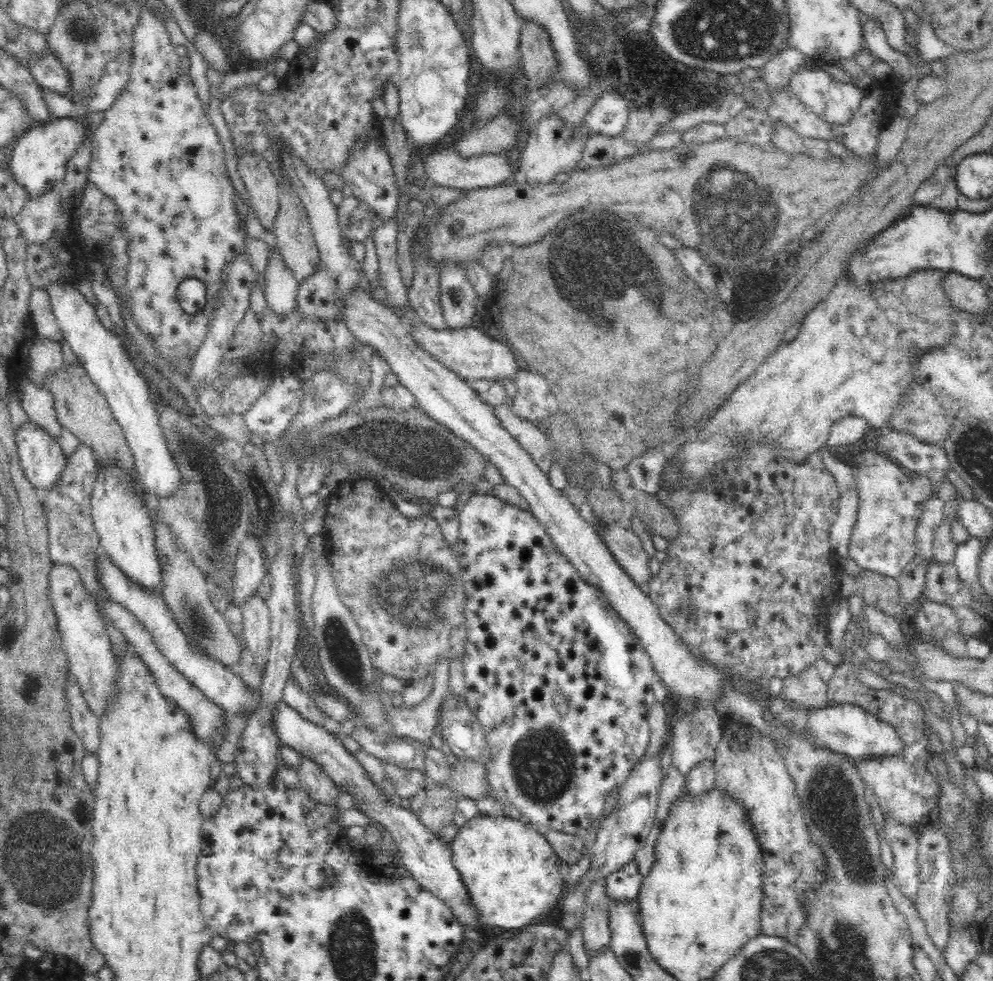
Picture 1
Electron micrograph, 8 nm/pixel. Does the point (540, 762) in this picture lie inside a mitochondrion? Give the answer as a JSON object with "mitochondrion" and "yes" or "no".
{"mitochondrion":"yes"}

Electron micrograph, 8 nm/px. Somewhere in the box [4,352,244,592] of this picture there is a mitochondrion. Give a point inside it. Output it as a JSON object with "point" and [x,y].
{"point":[221,517]}

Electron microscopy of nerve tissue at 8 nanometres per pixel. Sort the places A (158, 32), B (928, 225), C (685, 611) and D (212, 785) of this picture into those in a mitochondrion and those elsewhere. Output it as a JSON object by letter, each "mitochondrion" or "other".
{"A":"other","B":"other","C":"mitochondrion","D":"other"}

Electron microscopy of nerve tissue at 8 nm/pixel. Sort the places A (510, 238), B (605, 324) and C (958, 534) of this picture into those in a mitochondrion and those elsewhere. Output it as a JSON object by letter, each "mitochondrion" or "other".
{"A":"other","B":"mitochondrion","C":"other"}

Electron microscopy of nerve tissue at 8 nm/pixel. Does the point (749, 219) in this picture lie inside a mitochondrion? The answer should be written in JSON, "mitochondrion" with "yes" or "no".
{"mitochondrion":"yes"}

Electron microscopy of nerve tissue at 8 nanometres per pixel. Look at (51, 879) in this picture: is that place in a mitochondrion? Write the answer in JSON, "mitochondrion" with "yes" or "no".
{"mitochondrion":"yes"}

